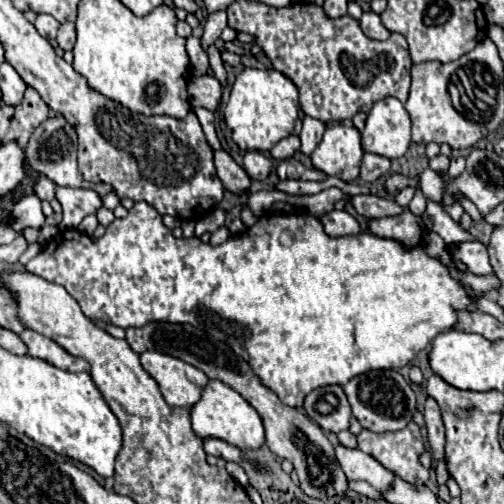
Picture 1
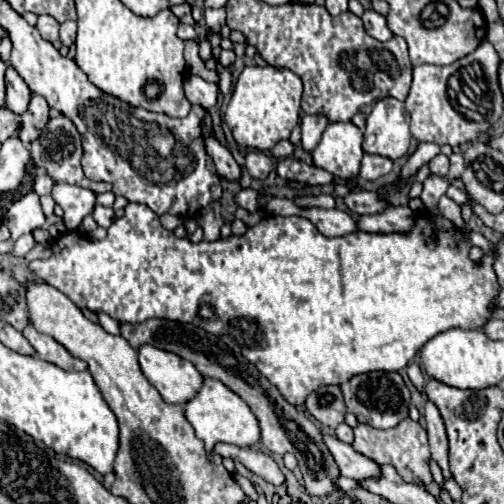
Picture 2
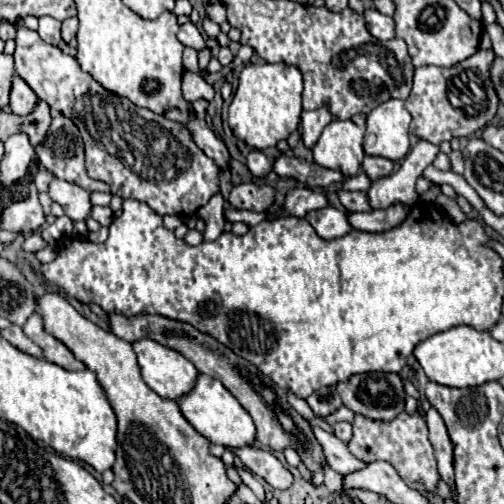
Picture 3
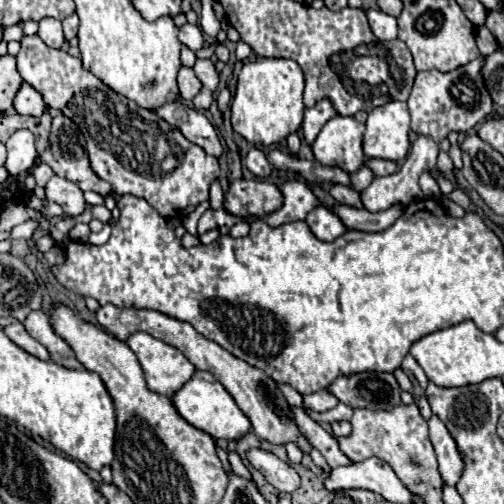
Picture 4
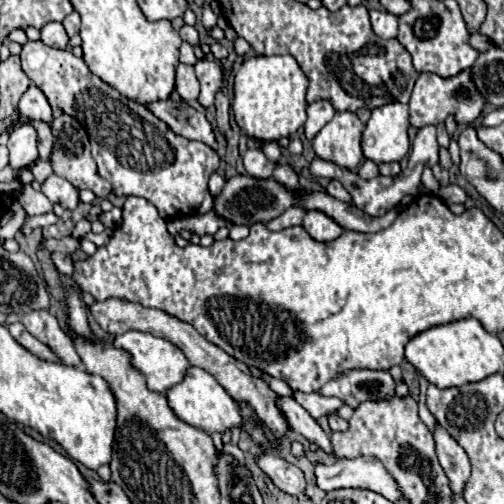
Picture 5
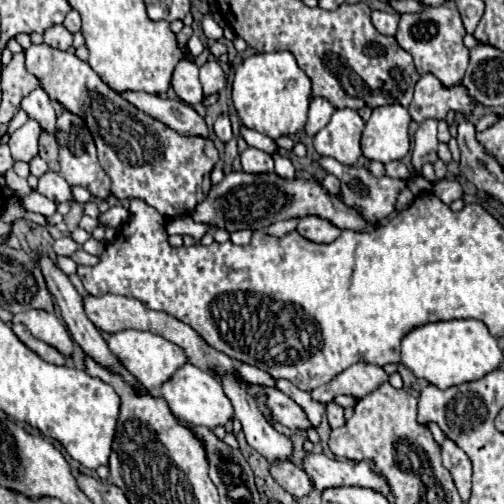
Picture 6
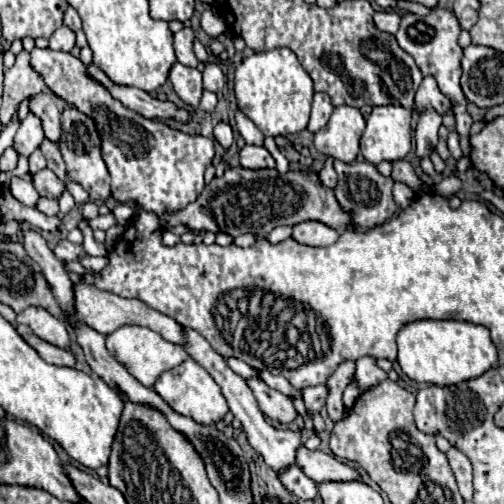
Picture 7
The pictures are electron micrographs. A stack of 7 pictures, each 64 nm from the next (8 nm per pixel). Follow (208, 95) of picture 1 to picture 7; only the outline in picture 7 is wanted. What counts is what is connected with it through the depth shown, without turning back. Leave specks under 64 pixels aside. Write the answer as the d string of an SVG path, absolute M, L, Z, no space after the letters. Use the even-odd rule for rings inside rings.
M174 64L170 68L170 82L176 90L176 94L190 106L198 108L198 102L202 98L202 74L196 70L196 68L188 68L184 64Z

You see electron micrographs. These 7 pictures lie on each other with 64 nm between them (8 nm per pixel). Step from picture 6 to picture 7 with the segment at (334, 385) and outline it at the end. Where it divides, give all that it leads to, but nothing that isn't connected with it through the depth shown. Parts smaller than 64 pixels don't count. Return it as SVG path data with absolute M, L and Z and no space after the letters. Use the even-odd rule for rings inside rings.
M362 356L362 358L356 360L356 376L354 376L354 380L358 382L362 392L376 386L376 384L380 384L386 378L388 378L388 374L374 364L372 356ZM324 386L304 388L304 390L302 390L302 396L304 396L306 410L308 410L308 418L312 418L312 416L318 414L320 408L324 406L324 400L326 400L326 388L324 388Z

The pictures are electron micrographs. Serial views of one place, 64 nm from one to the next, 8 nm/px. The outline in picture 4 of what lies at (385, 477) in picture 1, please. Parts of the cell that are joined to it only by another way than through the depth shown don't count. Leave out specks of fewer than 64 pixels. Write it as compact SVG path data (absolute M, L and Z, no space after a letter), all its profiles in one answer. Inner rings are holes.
M292 406L292 416L294 416L294 422L300 430L300 434L308 440L310 446L318 448L320 454L326 458L326 462L334 468L334 466L340 466L340 464L350 464L350 460L340 452L338 448L338 442L332 434L328 434L318 422L314 422L304 408L296 408Z

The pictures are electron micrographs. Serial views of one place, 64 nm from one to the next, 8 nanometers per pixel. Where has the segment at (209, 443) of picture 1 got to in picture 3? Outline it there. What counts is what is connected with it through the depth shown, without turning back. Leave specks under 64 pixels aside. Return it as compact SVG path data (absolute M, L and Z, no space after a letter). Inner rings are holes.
M244 446L244 448L234 448L232 450L240 460L242 464L256 476L264 478L272 488L278 488L278 490L288 490L294 482L290 470L286 470L282 466L282 462L270 452L270 450L260 450L260 448L254 448L254 446Z

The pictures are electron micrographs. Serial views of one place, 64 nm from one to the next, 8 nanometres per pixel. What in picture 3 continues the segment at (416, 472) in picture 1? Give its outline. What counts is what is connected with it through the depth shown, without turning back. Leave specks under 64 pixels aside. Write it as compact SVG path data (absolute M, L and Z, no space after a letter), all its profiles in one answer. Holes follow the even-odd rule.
M416 410L414 414L402 412L394 420L384 422L384 420L372 420L368 416L356 414L354 418L354 436L348 442L348 450L362 462L372 462L372 460L384 460L394 466L398 476L414 490L426 494L426 492L436 492L440 476L436 472L436 458L432 452L432 444L428 440L428 428L424 416Z

